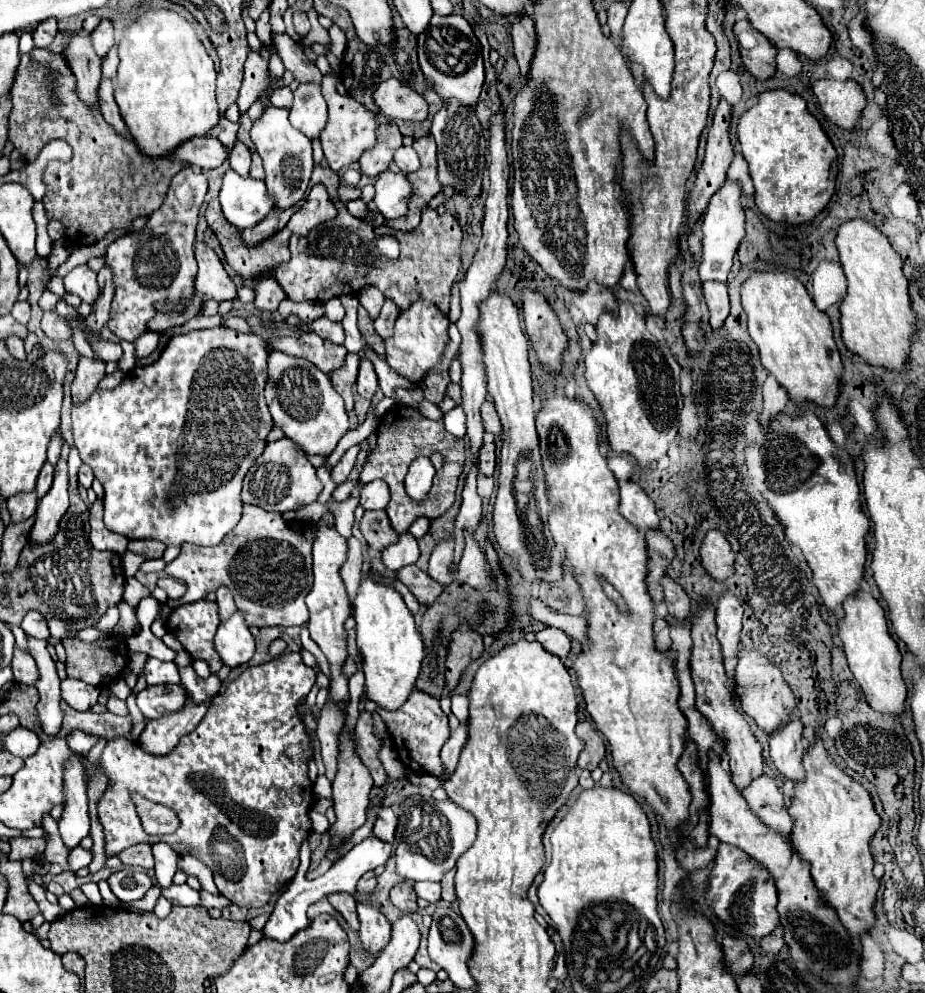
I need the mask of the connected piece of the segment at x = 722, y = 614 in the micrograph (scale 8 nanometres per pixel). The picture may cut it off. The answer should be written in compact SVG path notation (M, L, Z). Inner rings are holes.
M723 593L717 601L717 639L721 643L721 655L737 657L739 653L739 631L741 631L743 607L733 593Z

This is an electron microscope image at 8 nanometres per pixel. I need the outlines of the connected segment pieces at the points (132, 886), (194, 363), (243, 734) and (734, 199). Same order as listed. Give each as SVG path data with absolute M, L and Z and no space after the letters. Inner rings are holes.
M125 867L121 871L115 871L109 879L107 879L111 891L117 895L119 901L123 903L131 903L141 899L147 889L153 885L151 877L137 867Z
M217 327L217 329L201 329L201 331L191 331L187 335L175 335L163 349L161 357L147 365L147 367L135 367L127 371L125 381L117 385L111 391L101 391L97 389L89 401L73 405L73 437L75 437L75 447L79 451L81 461L91 465L95 477L101 481L105 487L105 525L111 531L117 531L125 535L127 539L157 539L163 541L165 545L175 545L181 547L183 543L193 543L193 545L217 545L221 539L239 523L243 503L241 503L241 481L247 473L247 469L255 463L255 459L263 453L267 445L267 435L273 427L265 397L263 397L263 387L267 381L267 341L255 333L237 333L229 327Z
M283 653L279 655L275 661L269 661L269 663L261 663L257 667L249 667L241 673L241 677L237 677L225 693L219 693L213 697L203 721L197 725L197 729L189 735L185 735L181 739L181 743L169 753L169 755L163 755L163 757L153 757L153 755L147 755L145 751L139 749L139 745L131 743L129 739L125 737L117 737L117 739L111 739L107 741L105 749L103 749L103 757L101 757L101 769L107 773L109 777L109 787L107 791L101 795L99 799L99 821L103 825L103 831L105 831L105 853L107 857L113 857L117 855L119 851L131 847L131 845L139 845L139 843L159 843L159 841L165 841L167 845L171 845L177 853L181 855L193 855L197 857L199 861L203 861L211 871L213 871L213 879L215 879L215 885L219 889L221 895L225 895L227 899L231 899L235 905L239 907L245 907L245 909L251 909L251 907L263 907L265 903L269 903L269 899L291 879L295 877L297 873L297 867L299 867L299 849L301 849L301 843L307 839L307 835L311 833L311 819L309 819L309 811L311 807L315 805L315 795L313 795L313 781L309 779L309 773L307 773L307 763L309 759L313 757L313 747L309 743L309 737L305 733L305 725L303 721L299 719L299 713L297 713L297 703L301 697L305 697L311 687L315 683L315 671L311 667L307 667L303 661L301 661L301 655L299 653ZM131 791L137 791L141 793L145 799L151 799L155 803L161 803L165 807L171 807L177 817L179 817L179 827L175 833L171 835L157 835L157 837L151 837L143 831L141 823L139 823L139 817L135 813L135 805L131 801Z
M725 181L723 187L711 197L707 211L703 215L703 261L699 267L701 279L727 281L733 265L733 257L741 239L745 237L745 209L741 207L741 187L735 181Z

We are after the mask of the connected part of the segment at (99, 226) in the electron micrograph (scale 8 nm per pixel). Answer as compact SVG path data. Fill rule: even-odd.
M33 49L31 53L21 55L11 95L13 111L9 115L9 141L27 163L33 163L39 151L53 139L63 139L73 149L71 161L51 161L43 173L43 181L47 185L47 193L43 197L47 219L61 221L61 225L65 227L65 241L71 247L93 245L101 241L111 229L127 229L137 217L151 215L157 207L161 207L173 175L187 167L187 163L181 163L181 159L159 159L155 163L149 163L149 159L139 153L137 145L131 139L125 139L123 135L117 135L117 131L109 129L109 123L101 119L99 111L89 111L89 107L85 107L85 103L77 99L73 71L63 53Z

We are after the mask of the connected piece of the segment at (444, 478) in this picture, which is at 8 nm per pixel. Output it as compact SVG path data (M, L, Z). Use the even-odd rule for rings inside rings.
M393 405L387 413L391 413L391 415L383 415L379 419L377 449L367 457L367 461L363 465L361 481L363 483L373 481L373 479L387 481L387 485L391 489L391 501L387 505L389 521L397 533L407 533L411 523L417 517L435 519L435 517L441 517L453 505L457 479L459 479L459 475L463 471L463 463L465 463L465 445L463 445L463 439L453 437L451 433L445 431L443 419L431 421L431 419L423 417L415 407ZM433 453L443 455L443 467L435 473L433 487L429 489L429 499L425 499L425 503L413 503L413 499L409 499L409 495L405 493L405 487L403 487L407 469L415 457L419 457L419 455L431 457Z

